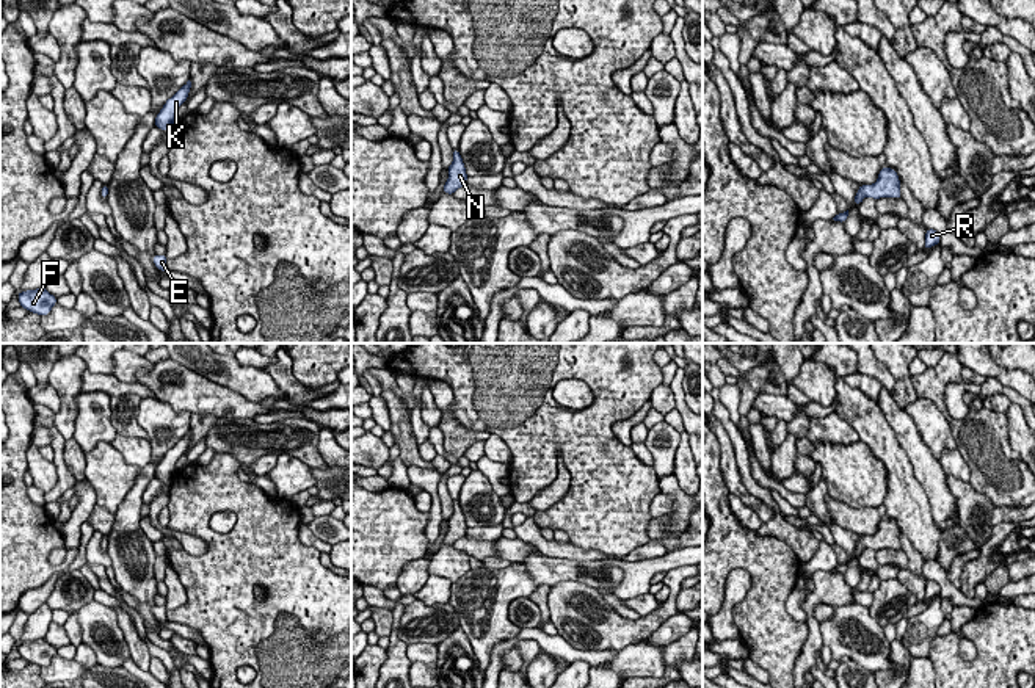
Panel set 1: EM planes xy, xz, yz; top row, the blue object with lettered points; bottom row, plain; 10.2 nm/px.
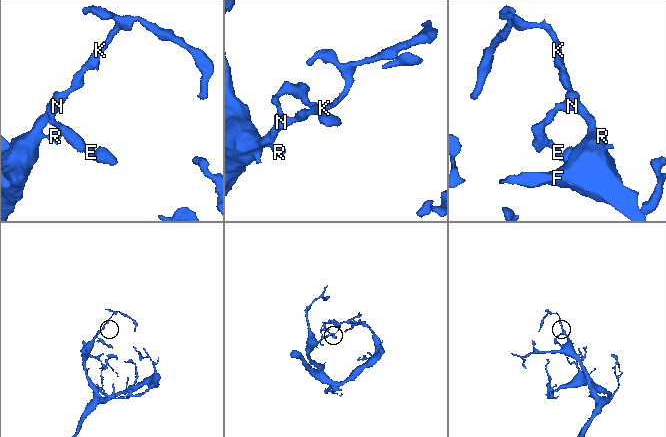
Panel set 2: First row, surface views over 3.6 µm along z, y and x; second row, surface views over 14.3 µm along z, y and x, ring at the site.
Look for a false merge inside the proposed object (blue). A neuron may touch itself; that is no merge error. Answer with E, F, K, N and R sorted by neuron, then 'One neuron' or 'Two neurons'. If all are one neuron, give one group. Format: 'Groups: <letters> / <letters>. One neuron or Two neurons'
Groups: E F K N R. One neuron

